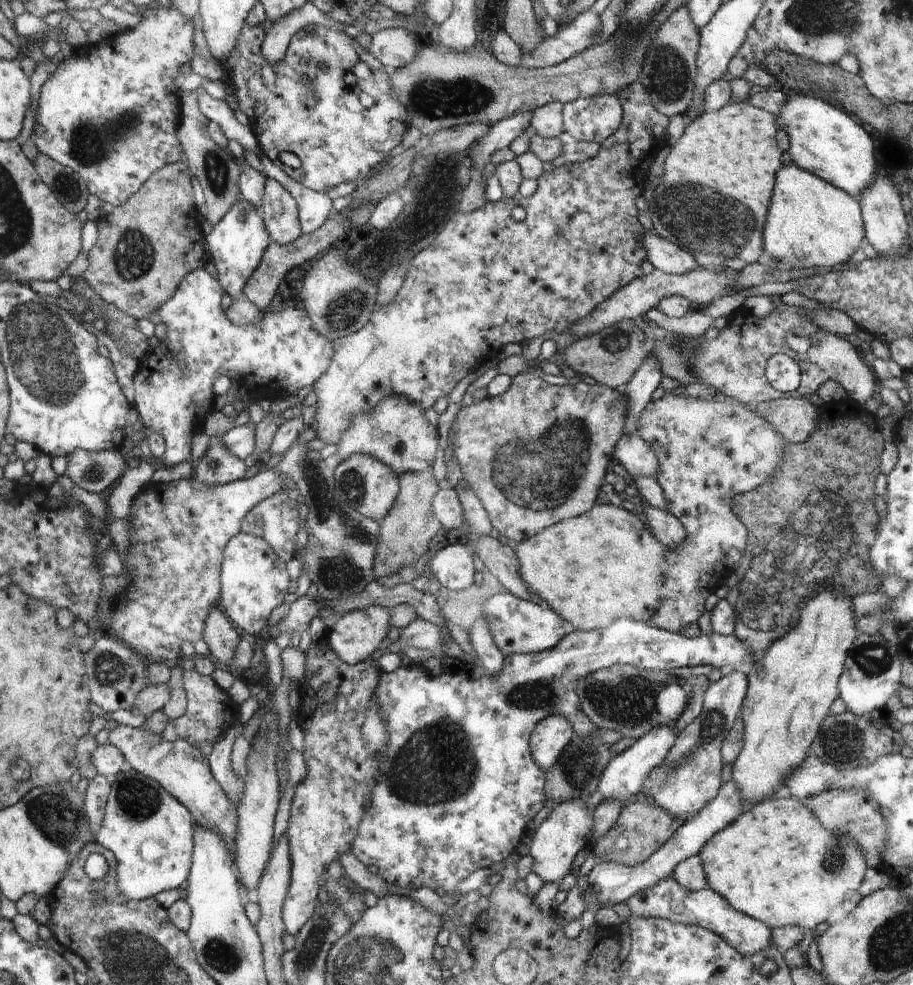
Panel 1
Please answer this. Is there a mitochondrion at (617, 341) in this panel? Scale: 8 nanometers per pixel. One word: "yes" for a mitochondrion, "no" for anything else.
yes

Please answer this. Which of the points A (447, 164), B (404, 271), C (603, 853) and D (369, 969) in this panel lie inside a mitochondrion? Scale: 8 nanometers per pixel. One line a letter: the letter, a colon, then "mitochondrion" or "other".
A: mitochondrion
B: other
C: other
D: mitochondrion

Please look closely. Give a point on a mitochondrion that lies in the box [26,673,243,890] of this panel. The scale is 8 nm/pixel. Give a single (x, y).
(139, 800)

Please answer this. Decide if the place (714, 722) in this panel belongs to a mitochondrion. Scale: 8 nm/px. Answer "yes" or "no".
yes

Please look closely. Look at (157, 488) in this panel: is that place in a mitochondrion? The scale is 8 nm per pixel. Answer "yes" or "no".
no

